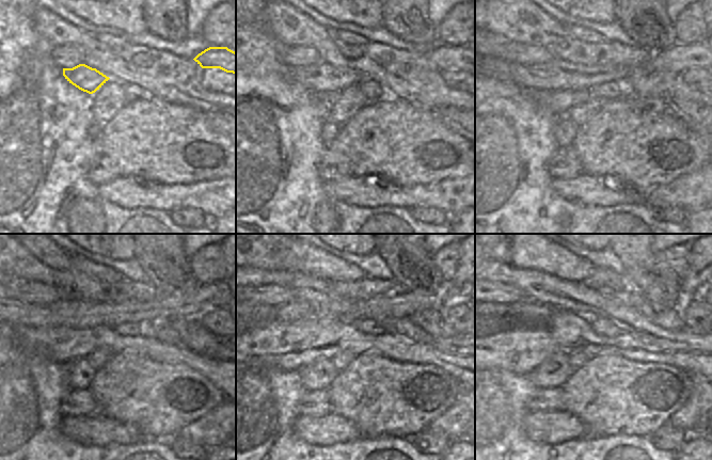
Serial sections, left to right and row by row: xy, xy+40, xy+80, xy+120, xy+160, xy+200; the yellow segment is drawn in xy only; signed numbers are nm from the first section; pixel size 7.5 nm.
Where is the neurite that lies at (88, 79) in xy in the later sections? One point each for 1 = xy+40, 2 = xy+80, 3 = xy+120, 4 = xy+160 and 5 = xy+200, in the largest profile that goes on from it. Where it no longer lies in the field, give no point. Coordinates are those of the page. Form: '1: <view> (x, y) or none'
1: xy+40 (321, 77)
2: xy+80 (556, 74)
3: xy+120 (76, 313)
4: xy+160 (401, 304)
5: xy+200 (629, 297)

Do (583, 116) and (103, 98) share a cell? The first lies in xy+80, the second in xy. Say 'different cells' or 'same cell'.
same cell

